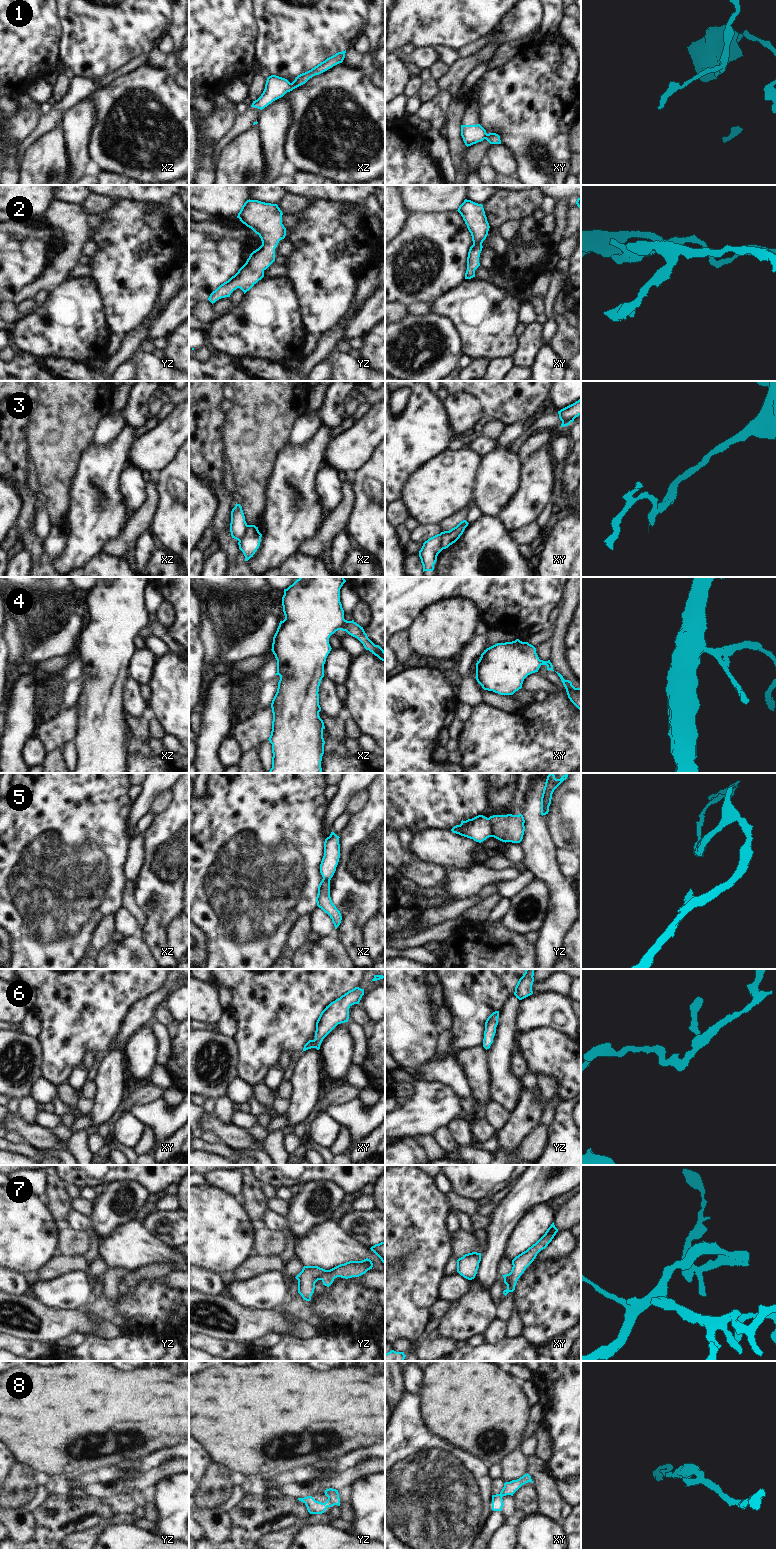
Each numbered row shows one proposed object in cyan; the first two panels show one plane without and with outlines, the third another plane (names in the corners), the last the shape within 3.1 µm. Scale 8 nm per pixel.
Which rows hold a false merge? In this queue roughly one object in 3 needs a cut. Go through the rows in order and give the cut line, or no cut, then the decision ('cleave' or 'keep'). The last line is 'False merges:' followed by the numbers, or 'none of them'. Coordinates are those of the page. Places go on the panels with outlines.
1: cut none; keep
2: cut none; keep
3: cut xz (247, 525), (244, 534), (238, 540); cleave
4: cut none; keep
5: cut yz (487, 818), (490, 823), (492, 836); cleave
6: cut none; keep
7: cut xy (508, 1274), (508, 1289), (510, 1291); cleave
8: cut none; keep
False merges: 3, 5, 7

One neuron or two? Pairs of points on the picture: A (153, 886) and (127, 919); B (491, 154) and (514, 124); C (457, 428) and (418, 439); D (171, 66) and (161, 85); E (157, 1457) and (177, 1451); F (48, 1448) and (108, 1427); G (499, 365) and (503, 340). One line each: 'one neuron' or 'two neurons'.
A: two neurons
B: two neurons
C: two neurons
D: two neurons
E: one neuron
F: one neuron
G: two neurons

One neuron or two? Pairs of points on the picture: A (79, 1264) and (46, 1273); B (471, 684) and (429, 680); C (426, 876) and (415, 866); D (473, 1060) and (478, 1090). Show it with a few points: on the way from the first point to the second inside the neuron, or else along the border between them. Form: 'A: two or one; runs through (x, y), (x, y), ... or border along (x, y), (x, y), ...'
A: one; runs through (71, 1264), (58, 1264), (54, 1267)
B: two; border along (455, 689), (455, 698), (458, 701)
C: one; runs through (423, 873), (418, 869)
D: one; runs through (475, 1067), (478, 1083)

